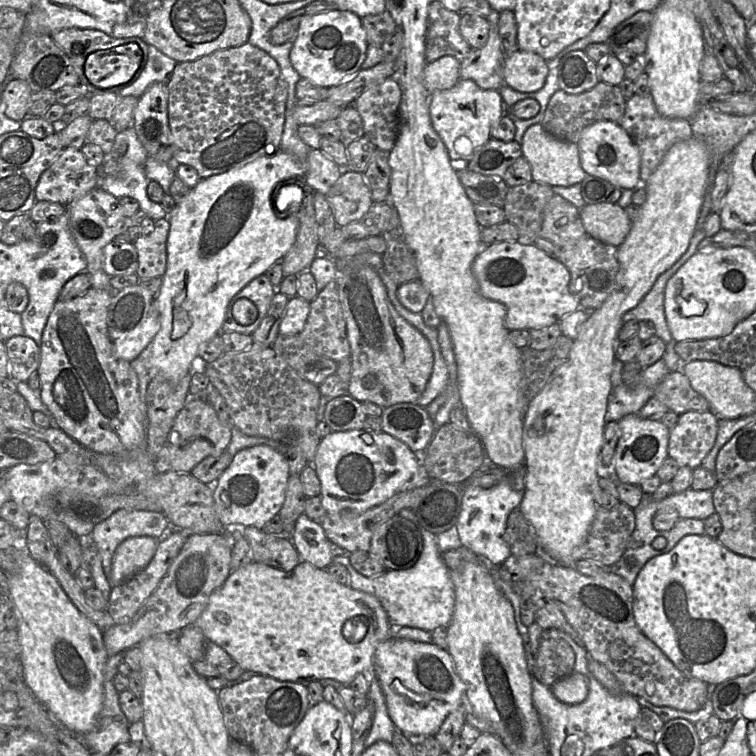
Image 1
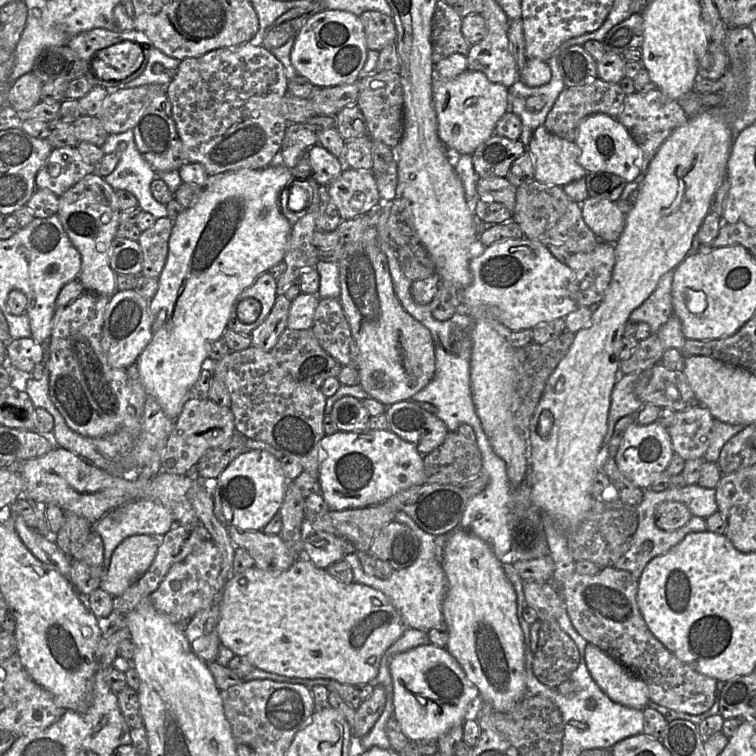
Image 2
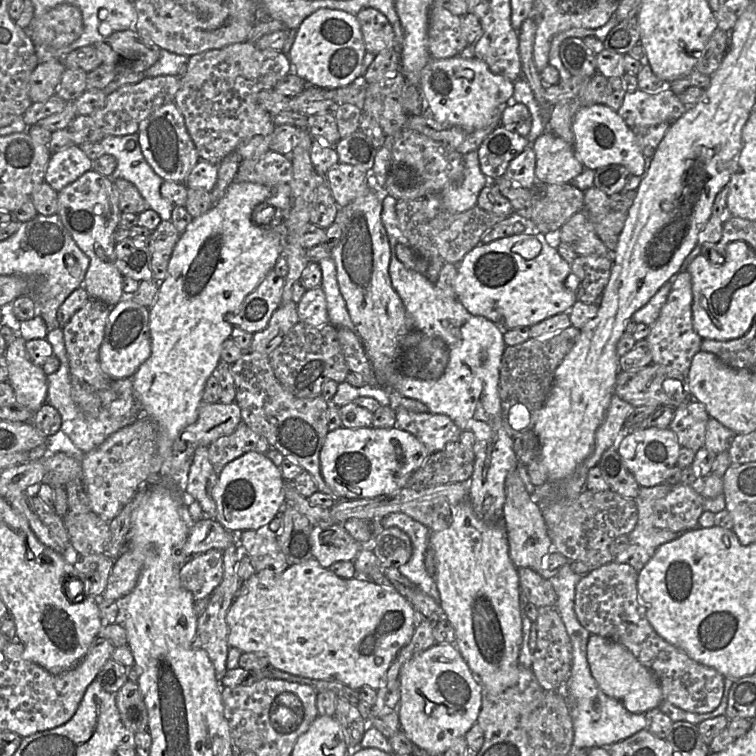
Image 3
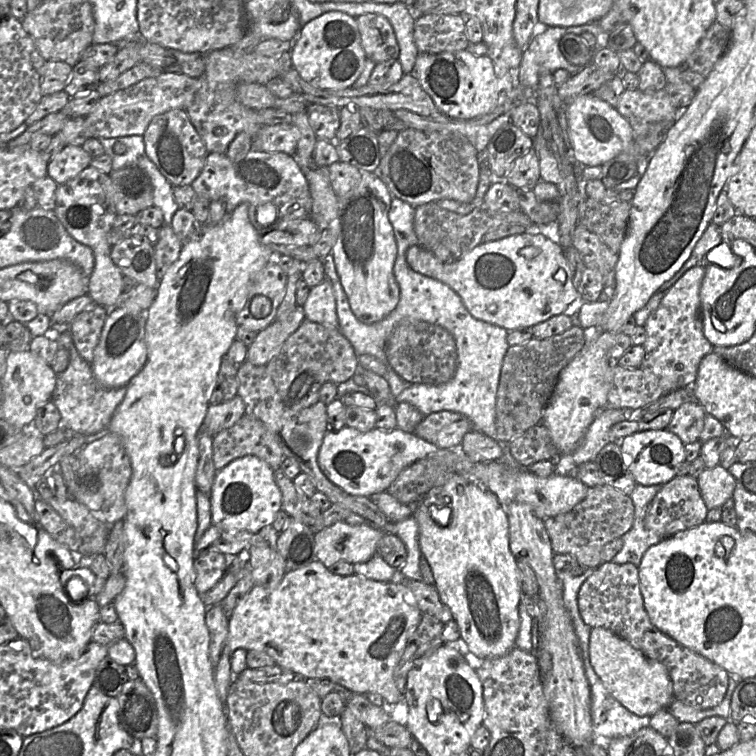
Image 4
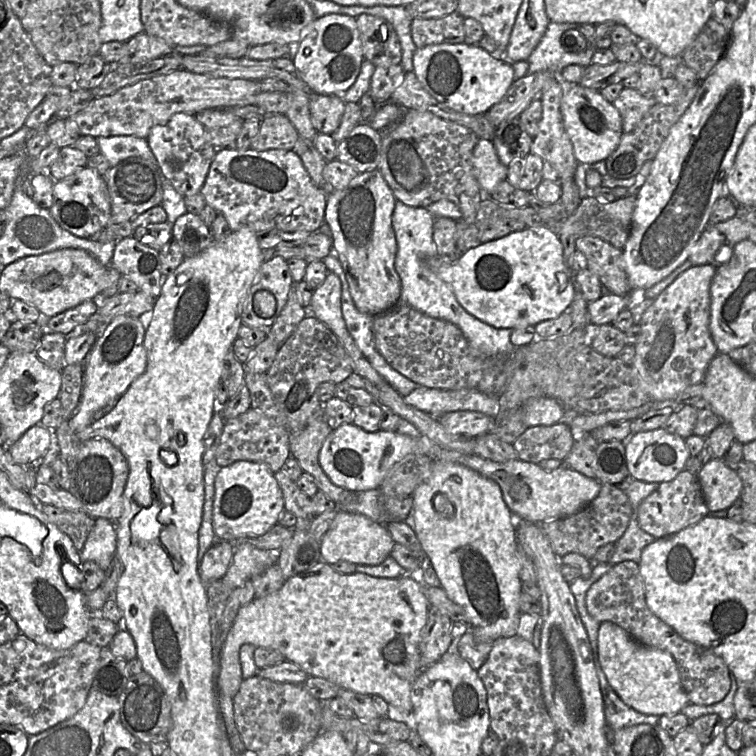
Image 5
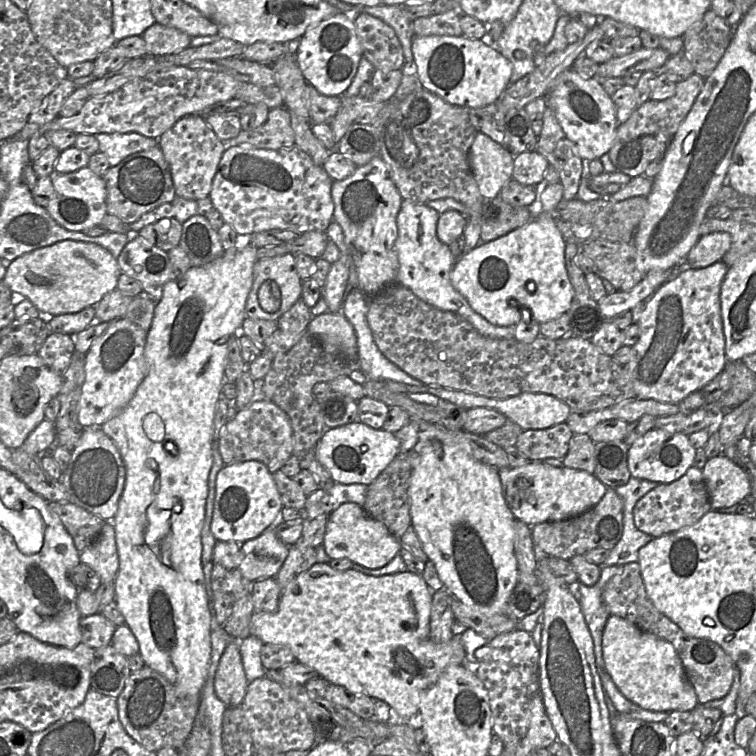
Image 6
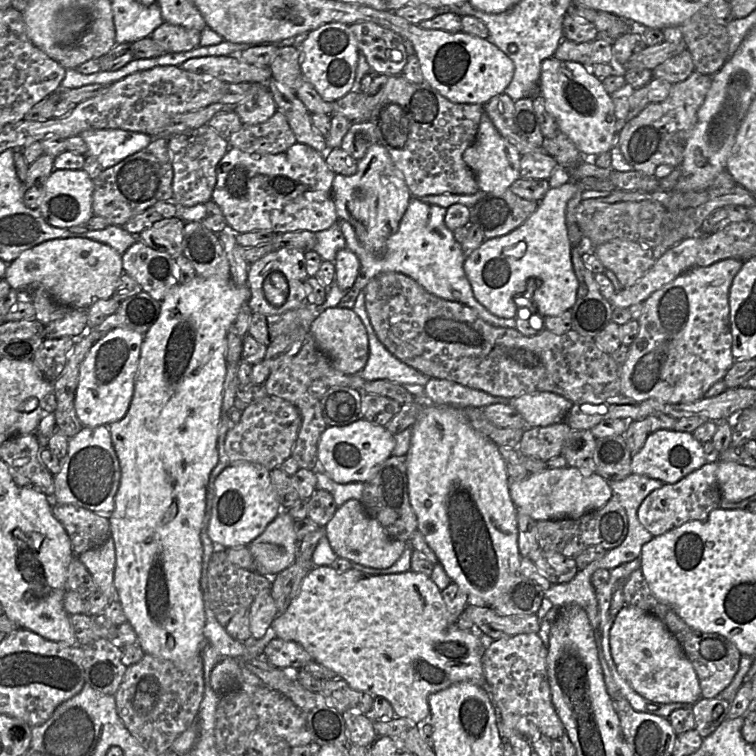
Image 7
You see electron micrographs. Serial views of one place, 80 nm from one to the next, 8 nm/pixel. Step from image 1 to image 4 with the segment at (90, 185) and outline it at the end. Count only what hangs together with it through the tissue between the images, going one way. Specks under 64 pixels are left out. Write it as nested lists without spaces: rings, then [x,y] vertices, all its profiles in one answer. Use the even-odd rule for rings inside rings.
[[[66,145],[47,165],[47,176],[57,185],[76,177],[90,166],[92,157],[81,146]]]

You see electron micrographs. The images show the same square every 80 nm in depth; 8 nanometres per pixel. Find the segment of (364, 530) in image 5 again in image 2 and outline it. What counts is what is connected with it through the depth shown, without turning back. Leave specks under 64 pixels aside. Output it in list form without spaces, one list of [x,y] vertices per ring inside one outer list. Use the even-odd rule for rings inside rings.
[[[304,519],[301,525],[301,538],[306,552],[305,557],[320,569],[326,569],[331,564],[343,560],[346,555],[341,544],[345,538],[318,531],[307,519]]]

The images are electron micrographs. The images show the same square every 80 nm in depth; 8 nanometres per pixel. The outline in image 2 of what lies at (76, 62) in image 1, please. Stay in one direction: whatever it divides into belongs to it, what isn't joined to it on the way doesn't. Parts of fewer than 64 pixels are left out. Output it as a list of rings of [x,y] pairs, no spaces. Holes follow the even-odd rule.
[[[96,28],[75,35],[70,39],[67,46],[75,51],[82,61],[87,63],[88,71],[91,71],[91,60],[99,50],[124,41],[137,43],[144,54],[140,67],[123,81],[129,82],[139,77],[145,70],[149,60],[149,50],[153,47],[141,32],[136,30],[118,32]]]

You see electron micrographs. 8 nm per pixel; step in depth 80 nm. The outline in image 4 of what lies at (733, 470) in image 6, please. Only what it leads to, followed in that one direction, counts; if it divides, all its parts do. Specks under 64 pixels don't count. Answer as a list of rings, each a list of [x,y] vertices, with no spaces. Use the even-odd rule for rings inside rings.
[[[719,464],[710,469],[705,468],[697,479],[701,496],[708,510],[721,508],[732,499],[735,479]]]

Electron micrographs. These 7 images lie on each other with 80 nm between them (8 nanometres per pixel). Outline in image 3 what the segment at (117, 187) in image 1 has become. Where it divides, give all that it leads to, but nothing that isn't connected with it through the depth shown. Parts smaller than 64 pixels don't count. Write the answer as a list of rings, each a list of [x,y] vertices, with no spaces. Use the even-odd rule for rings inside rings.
[[[135,133],[105,136],[101,140],[105,154],[110,152],[117,160],[117,166],[110,178],[113,181],[122,178],[134,184],[146,201],[147,208],[157,212],[162,220],[169,221],[174,205],[160,194],[163,179],[154,172],[144,156],[142,157],[141,148],[136,150],[134,141]],[[127,139],[129,141],[125,145]]]

